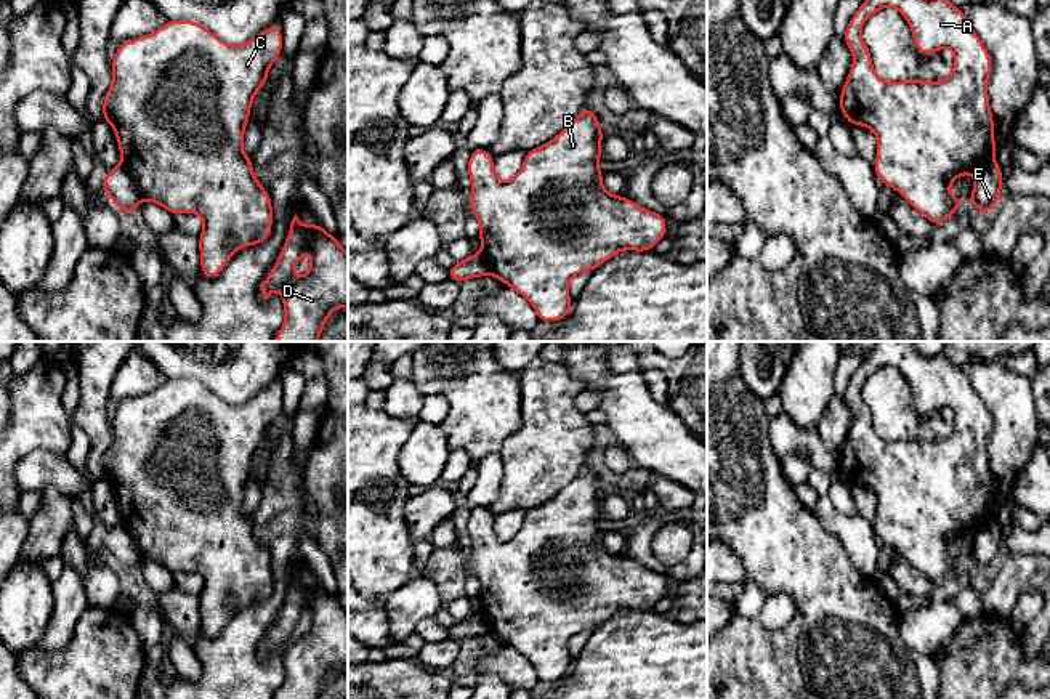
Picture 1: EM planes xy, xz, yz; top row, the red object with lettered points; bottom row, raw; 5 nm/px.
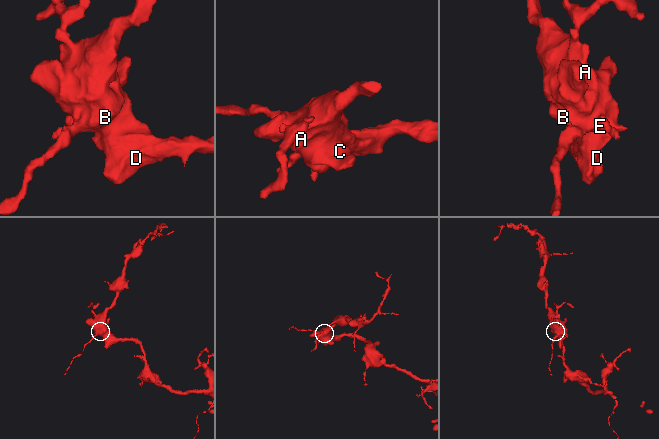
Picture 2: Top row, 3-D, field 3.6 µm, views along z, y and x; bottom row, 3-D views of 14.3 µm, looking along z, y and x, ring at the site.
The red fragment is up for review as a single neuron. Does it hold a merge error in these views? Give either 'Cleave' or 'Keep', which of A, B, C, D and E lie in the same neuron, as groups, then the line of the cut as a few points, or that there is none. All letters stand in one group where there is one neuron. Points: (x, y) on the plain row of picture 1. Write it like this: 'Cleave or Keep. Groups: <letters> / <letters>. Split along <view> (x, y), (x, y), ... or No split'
Cleave. Groups: A B C D / E. Split along xy (121, 523), (141, 557)

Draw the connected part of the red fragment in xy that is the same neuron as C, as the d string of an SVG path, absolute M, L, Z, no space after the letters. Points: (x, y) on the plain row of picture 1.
M176 378L147 394L122 401L111 420L112 442L104 454L99 478L114 487L122 524L143 560L155 561L173 576L202 576L204 588L197 596L202 636L218 636L239 608L266 601L271 595L271 555L255 537L252 515L242 511L242 502L253 455L266 444L268 430L281 414L281 382L242 404L229 404L197 380Z

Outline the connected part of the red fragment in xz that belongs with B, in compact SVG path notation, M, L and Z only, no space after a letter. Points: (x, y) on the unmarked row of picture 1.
M587 465L558 495L529 508L521 529L510 540L497 537L494 515L487 508L479 507L470 511L466 524L471 539L470 569L478 577L481 612L491 627L491 633L524 656L535 669L540 681L558 681L569 675L574 661L569 656L567 641L572 636L584 630L595 630L622 609L649 611L667 596L667 577L664 574L624 555L609 553L603 547L604 532L598 523L604 494L596 471Z

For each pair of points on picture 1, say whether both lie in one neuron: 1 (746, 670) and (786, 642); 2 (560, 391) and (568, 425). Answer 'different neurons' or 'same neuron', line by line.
1: same neuron
2: same neuron

